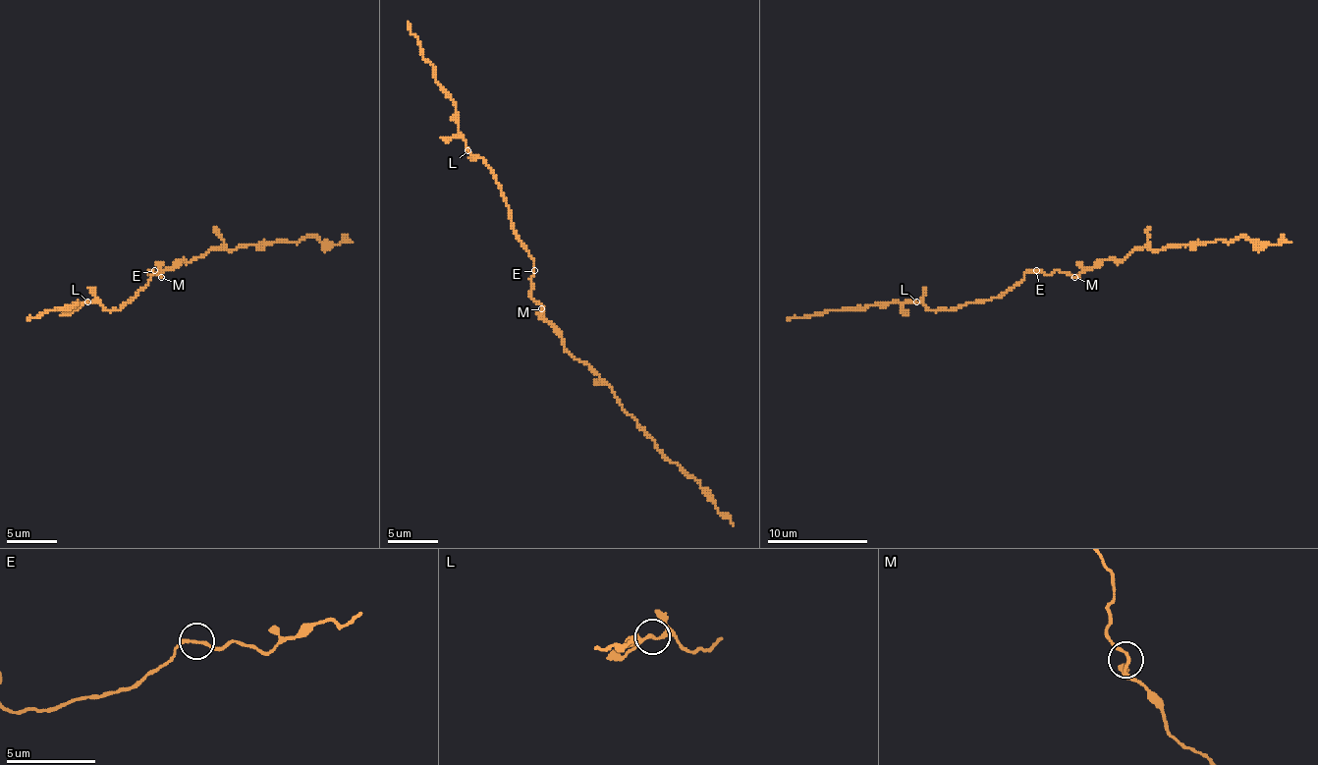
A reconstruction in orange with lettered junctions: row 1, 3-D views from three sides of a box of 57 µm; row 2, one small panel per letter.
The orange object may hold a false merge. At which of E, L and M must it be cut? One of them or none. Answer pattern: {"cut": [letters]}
{"cut": []}

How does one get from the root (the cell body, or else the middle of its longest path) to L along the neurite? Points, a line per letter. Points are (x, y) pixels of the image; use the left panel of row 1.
L: (150, 270), (150, 275), (153, 272), (150, 280), (118, 310), (108, 310), (100, 302), (87, 302)

